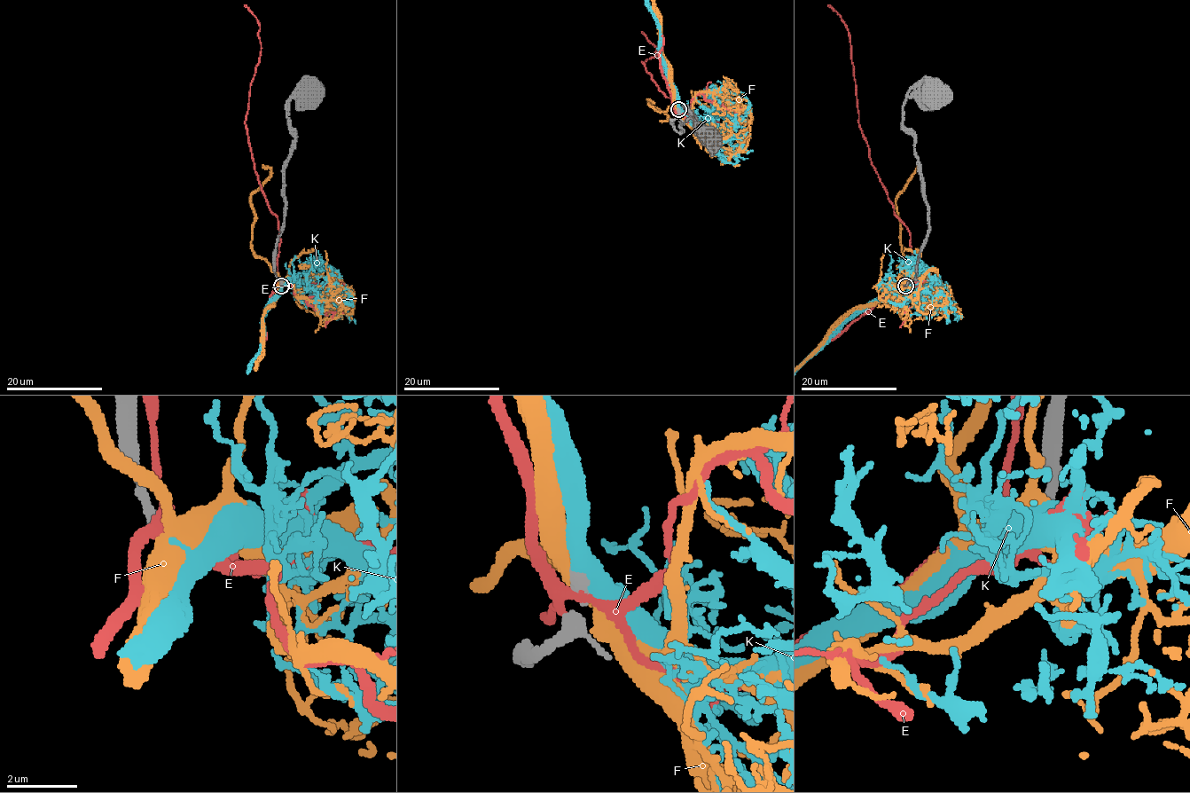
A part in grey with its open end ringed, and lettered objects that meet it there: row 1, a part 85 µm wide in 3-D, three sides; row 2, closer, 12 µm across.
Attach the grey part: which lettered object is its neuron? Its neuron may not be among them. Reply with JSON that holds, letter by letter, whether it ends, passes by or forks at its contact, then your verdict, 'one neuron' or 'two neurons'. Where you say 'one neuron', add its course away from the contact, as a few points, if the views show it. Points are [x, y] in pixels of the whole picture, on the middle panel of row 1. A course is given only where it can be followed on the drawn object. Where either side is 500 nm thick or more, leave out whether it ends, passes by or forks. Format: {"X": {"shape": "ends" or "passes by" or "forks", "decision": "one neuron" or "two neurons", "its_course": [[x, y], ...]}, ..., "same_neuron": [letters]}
{"E": {"shape": "forks", "decision": "two neurons"}, "F": {"decision": "two neurons"}, "K": {"shape": "forks", "decision": "one neuron"}, "same_neuron": ["K"]}

